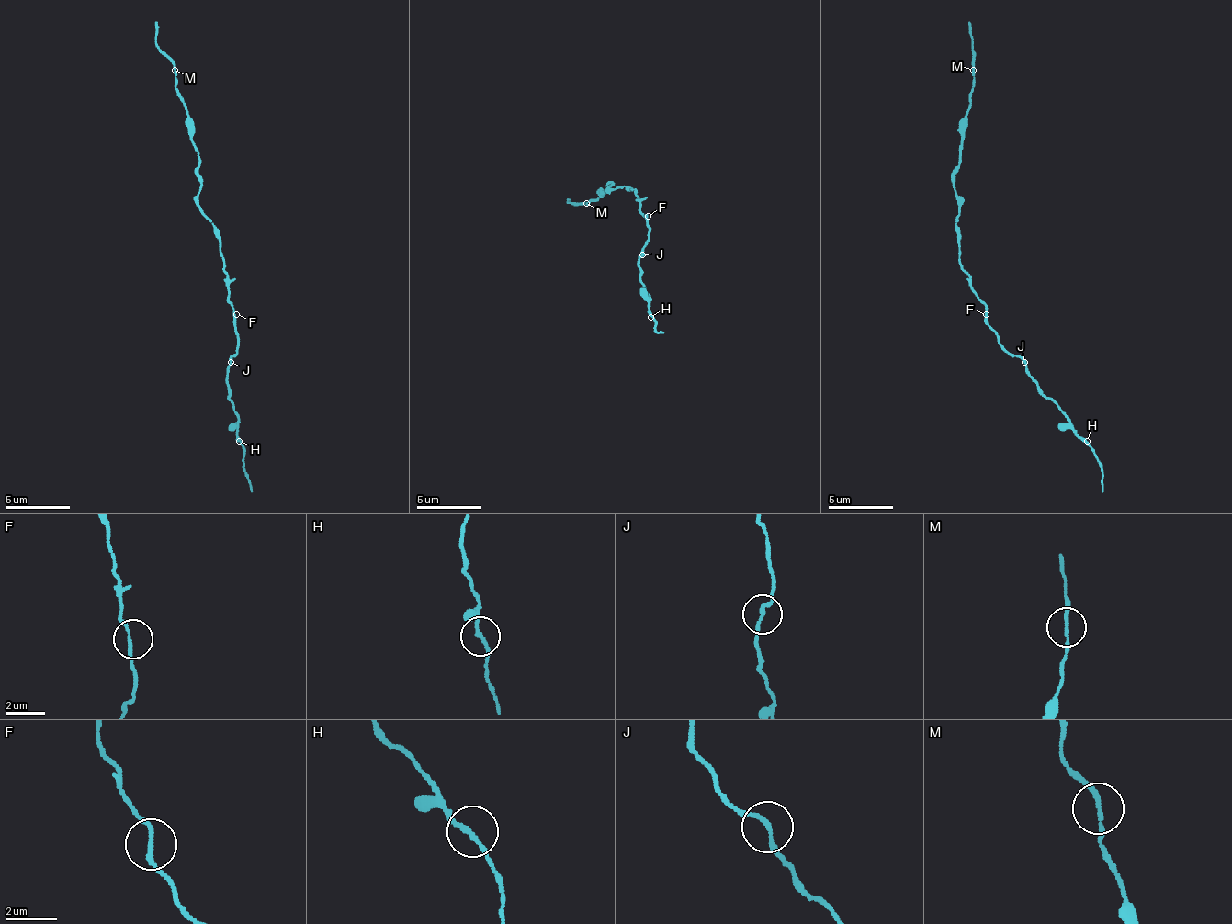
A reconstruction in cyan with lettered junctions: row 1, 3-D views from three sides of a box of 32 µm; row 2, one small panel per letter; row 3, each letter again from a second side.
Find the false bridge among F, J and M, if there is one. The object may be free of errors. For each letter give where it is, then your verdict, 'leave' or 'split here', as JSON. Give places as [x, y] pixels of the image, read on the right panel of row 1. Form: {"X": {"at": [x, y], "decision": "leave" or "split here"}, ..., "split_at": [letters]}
{"F": {"at": [986, 314], "decision": "leave"}, "J": {"at": [1024, 362], "decision": "leave"}, "M": {"at": [973, 70], "decision": "leave"}, "split_at": []}

